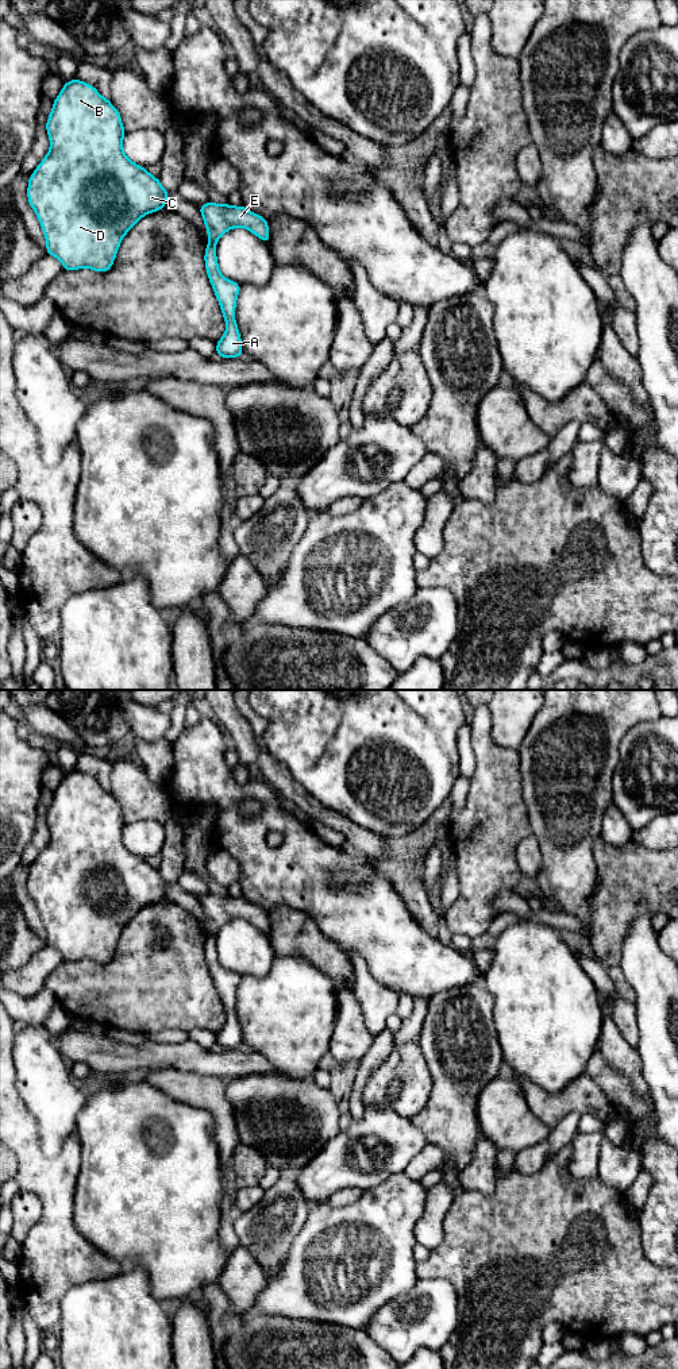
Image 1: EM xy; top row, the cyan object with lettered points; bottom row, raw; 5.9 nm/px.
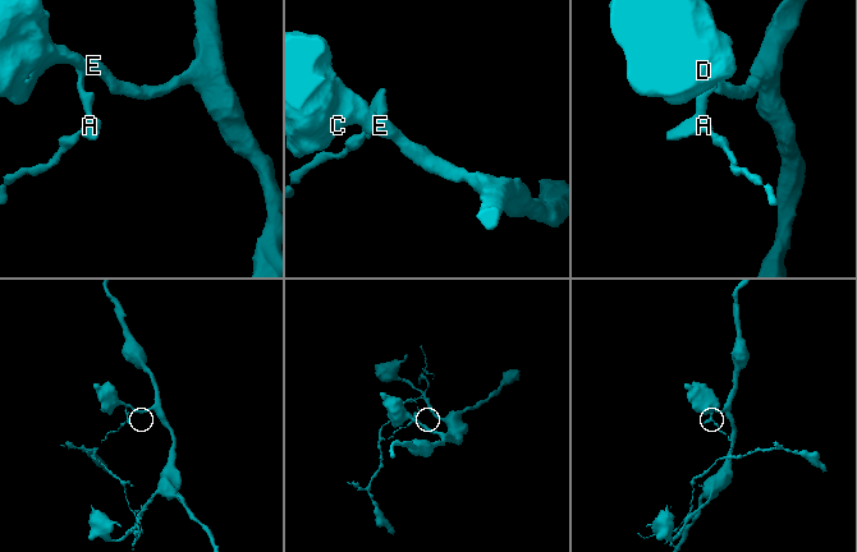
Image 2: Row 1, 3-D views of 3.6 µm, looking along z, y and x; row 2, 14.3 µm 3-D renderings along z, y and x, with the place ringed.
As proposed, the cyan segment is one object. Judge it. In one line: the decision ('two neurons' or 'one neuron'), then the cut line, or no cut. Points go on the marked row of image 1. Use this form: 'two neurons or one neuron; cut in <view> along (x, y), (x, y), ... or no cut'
two neurons; cut in xy along (210, 242), (215, 243)

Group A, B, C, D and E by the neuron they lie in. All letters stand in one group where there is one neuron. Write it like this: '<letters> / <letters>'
A / B C D E

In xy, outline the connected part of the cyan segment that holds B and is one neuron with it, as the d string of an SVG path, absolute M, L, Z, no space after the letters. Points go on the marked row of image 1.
M78 78L63 84L53 101L46 120L50 149L32 174L28 177L27 200L34 209L43 235L46 252L61 261L65 271L88 267L97 273L107 273L113 266L120 243L127 232L146 215L166 208L170 194L146 167L134 163L123 151L126 130L119 111L109 99Z

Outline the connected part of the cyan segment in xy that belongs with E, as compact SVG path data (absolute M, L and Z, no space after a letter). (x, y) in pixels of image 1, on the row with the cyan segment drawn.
M208 201L199 205L203 216L208 242L216 243L227 231L242 227L249 230L266 244L270 242L267 219L249 211L244 205L215 204Z

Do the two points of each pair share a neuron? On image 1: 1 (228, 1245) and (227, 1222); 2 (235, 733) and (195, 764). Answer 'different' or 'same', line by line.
1: same
2: different

